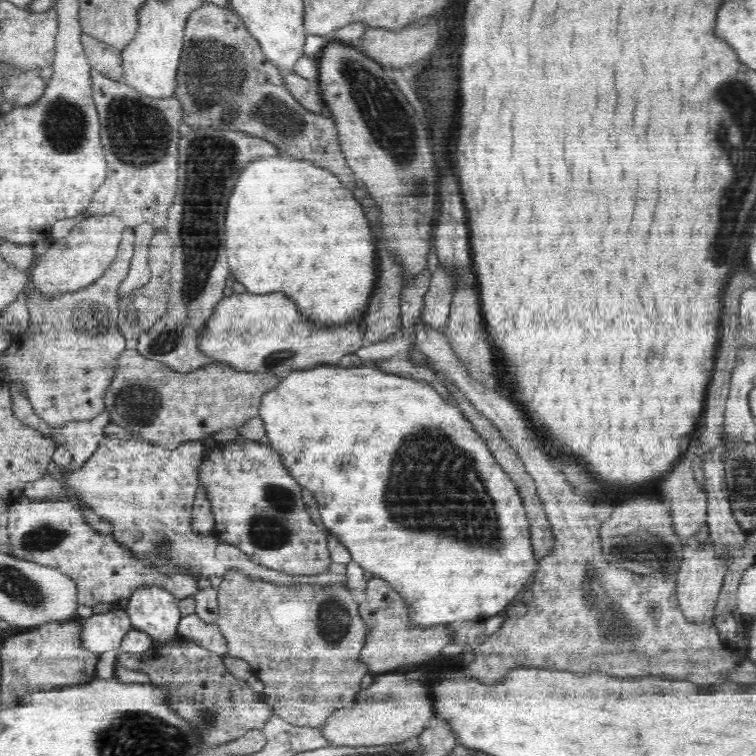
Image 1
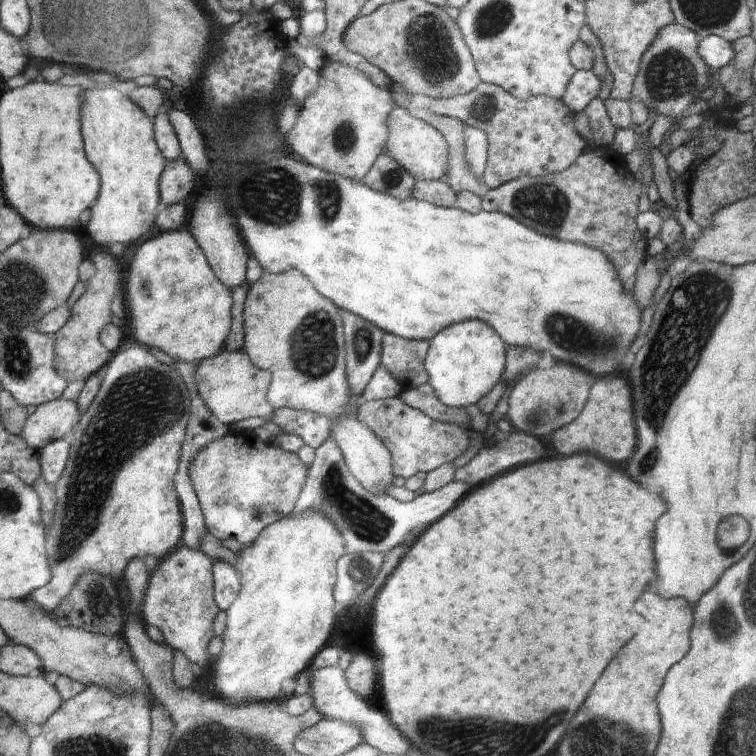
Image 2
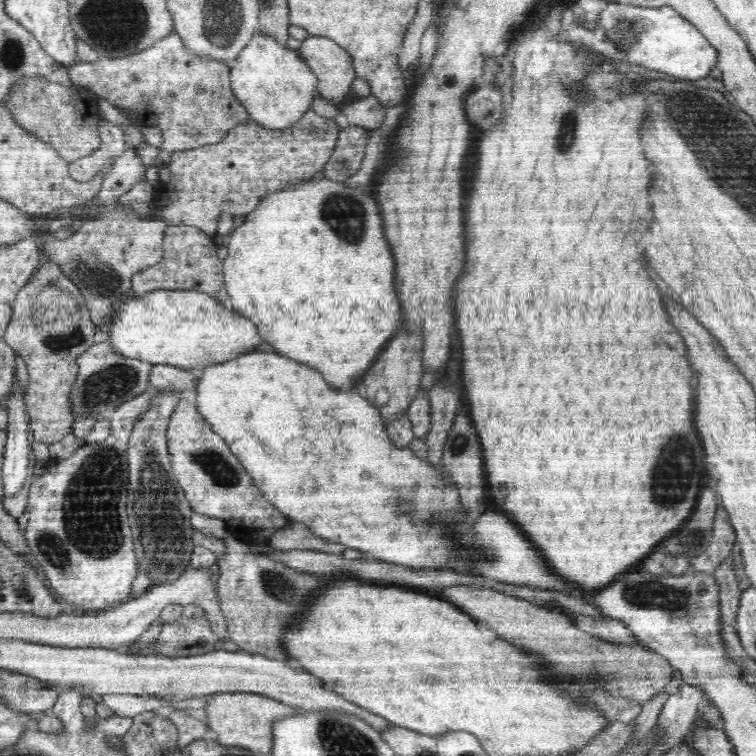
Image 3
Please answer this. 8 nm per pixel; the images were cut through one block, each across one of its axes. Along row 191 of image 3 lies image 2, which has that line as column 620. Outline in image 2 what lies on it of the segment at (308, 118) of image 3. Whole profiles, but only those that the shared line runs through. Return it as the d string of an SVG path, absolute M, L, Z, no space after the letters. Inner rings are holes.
M588 147L576 162L554 174L546 174L540 177L522 177L505 182L481 197L482 211L498 211L512 218L519 219L524 226L532 226L532 230L540 230L540 234L548 234L552 238L560 238L566 242L576 242L582 246L598 248L612 259L627 284L628 290L632 291L638 281L639 268L644 264L647 254L648 239L642 236L638 230L636 217L638 205L642 193L641 182L636 181L628 169L624 156L609 147Z

